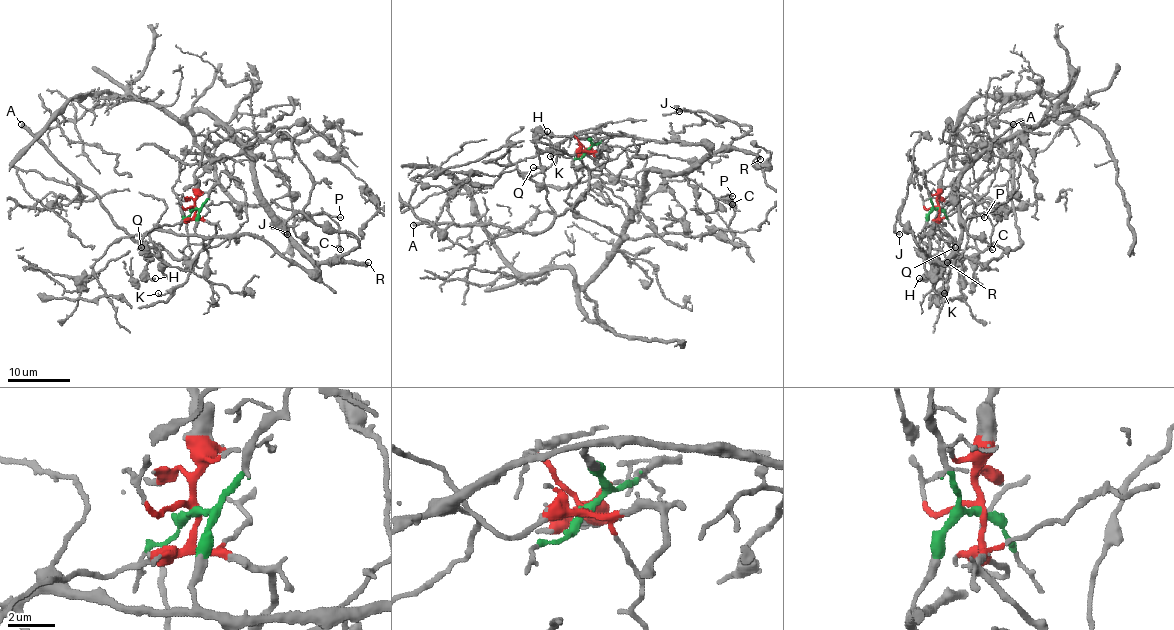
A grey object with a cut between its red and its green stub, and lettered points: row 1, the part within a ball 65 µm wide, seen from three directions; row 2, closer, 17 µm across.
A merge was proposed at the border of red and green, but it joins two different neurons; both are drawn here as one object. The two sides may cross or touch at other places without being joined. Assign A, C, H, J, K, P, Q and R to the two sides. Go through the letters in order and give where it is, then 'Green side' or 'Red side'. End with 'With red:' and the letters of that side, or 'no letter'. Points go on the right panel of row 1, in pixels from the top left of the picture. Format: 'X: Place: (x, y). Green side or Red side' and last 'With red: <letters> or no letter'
A: Place: (1013, 124). Red side
C: Place: (992, 249). Green side
H: Place: (919, 278). Red side
J: Place: (899, 234). Green side
K: Place: (944, 293). Red side
P: Place: (984, 217). Green side
Q: Place: (955, 247). Red side
R: Place: (947, 262). Green side
With red: A, H, K, Q

